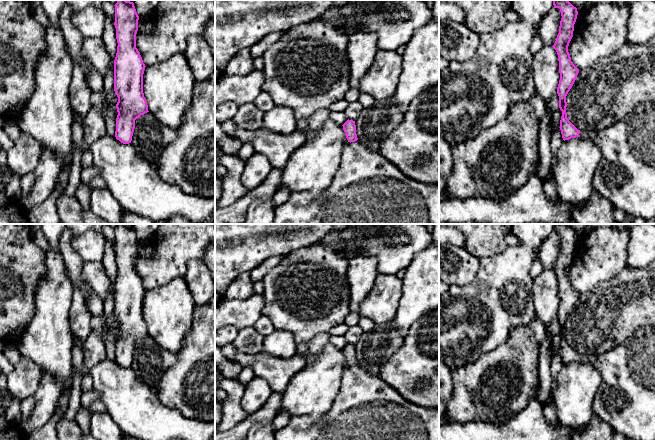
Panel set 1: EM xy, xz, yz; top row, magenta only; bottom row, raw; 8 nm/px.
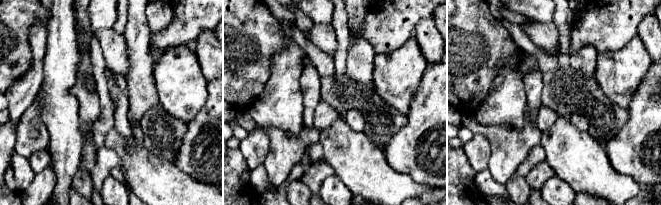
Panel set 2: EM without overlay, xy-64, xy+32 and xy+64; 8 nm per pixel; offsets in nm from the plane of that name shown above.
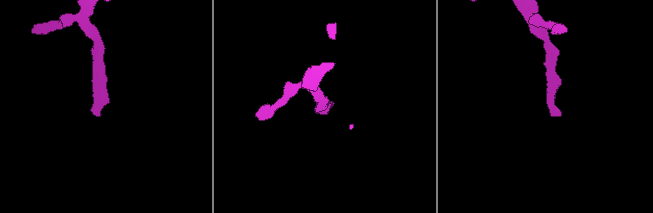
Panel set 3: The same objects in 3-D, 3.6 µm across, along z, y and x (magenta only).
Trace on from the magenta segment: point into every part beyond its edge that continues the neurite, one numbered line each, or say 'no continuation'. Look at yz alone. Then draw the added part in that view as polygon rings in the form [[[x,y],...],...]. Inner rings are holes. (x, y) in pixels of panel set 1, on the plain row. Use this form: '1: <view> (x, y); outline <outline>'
1: yz (626, 398); outline [[[655,327],[637,329],[623,344],[603,354],[580,354],[579,361],[596,366],[602,377],[602,384],[592,404],[594,414],[627,439],[655,440]]]

